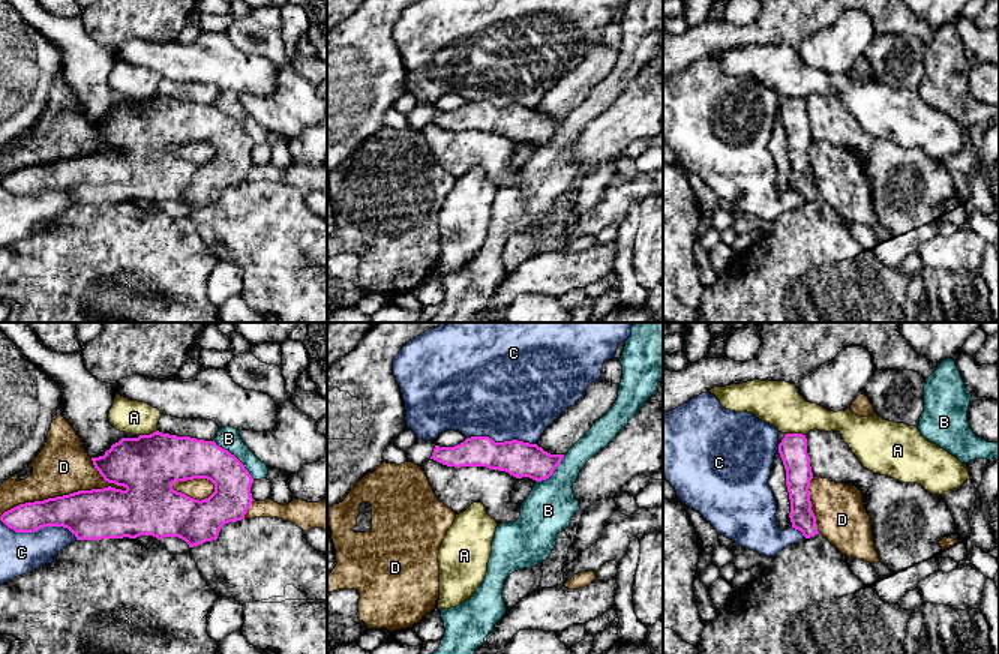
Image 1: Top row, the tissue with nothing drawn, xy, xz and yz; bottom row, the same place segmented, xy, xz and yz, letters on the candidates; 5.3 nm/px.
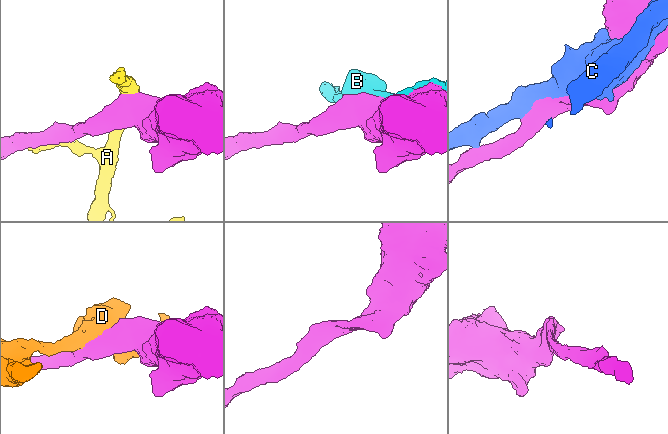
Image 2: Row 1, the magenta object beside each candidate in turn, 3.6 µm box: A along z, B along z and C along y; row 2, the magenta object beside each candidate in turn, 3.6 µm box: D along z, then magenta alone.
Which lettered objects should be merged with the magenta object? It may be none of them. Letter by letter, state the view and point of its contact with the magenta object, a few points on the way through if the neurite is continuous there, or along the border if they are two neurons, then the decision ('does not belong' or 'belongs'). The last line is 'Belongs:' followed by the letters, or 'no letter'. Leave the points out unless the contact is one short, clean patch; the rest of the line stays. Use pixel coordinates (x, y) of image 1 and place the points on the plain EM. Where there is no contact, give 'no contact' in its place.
A: contact yz (795, 98); does not belong
B: contact xy (236, 122); does not belong
C: contact xy (39, 192); does not belong
D: contact xy (63, 159); does not belong
Belongs: no letter

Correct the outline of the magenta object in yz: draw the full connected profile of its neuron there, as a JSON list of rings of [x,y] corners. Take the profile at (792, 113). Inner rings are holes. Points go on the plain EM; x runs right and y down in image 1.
[[[786,98],[778,108],[778,117],[786,134],[792,192],[801,195],[806,202],[814,201],[819,195],[808,154],[813,136],[806,99]]]

